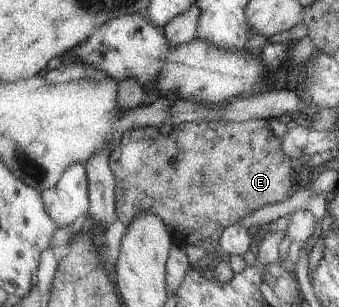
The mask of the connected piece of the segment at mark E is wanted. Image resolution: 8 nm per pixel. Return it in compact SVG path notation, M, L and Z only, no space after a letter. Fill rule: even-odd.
M250 119L242 122L217 121L213 125L207 125L205 122L184 122L173 126L172 132L162 133L159 129L154 127L135 128L134 131L127 132L124 135L120 146L111 152L109 156L110 168L112 174L116 179L115 193L116 193L116 216L120 222L126 227L140 214L140 212L154 212L156 215L163 217L167 221L168 228L178 228L178 234L182 236L182 247L192 243L194 246L208 250L218 250L218 240L223 235L228 227L234 223L238 223L240 218L248 212L255 212L265 205L276 204L276 202L283 202L290 197L290 186L292 186L292 178L290 178L290 158L287 153L283 151L283 141L278 138L272 128L268 119Z

